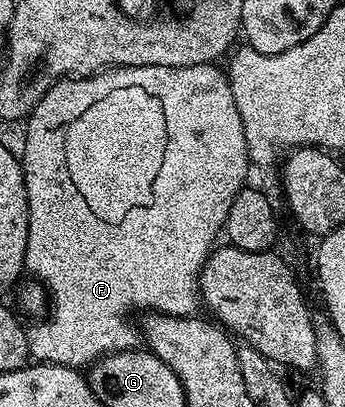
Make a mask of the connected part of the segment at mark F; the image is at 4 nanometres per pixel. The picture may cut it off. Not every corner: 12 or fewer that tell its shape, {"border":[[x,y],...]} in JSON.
{"border":[[214,63],[58,80],[25,121],[31,360],[200,311],[248,183]]}

